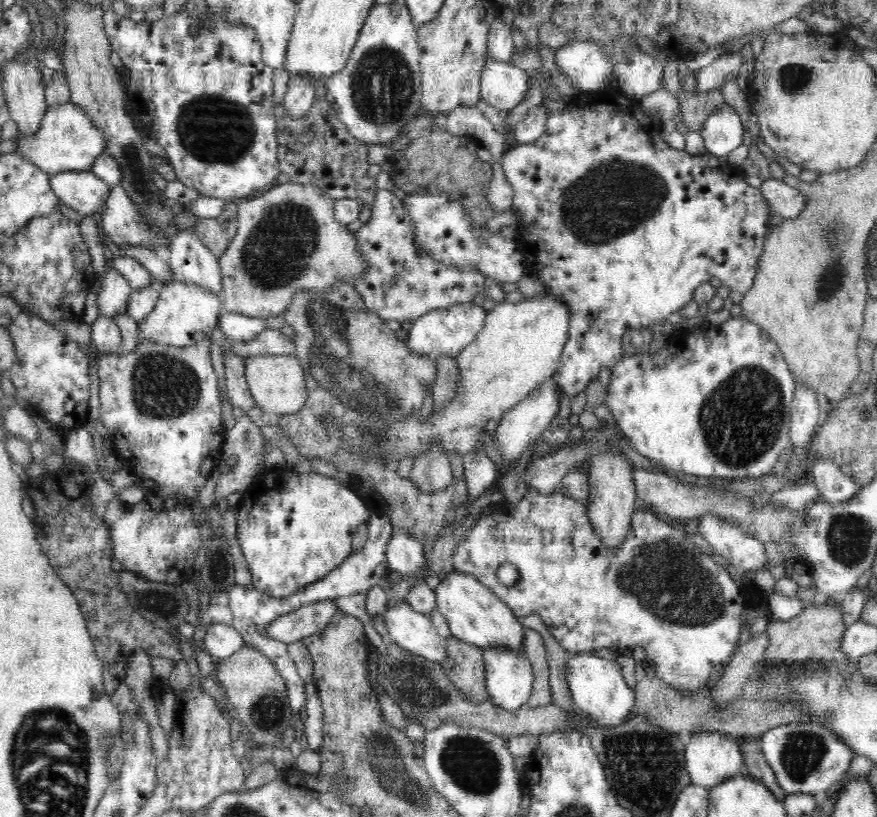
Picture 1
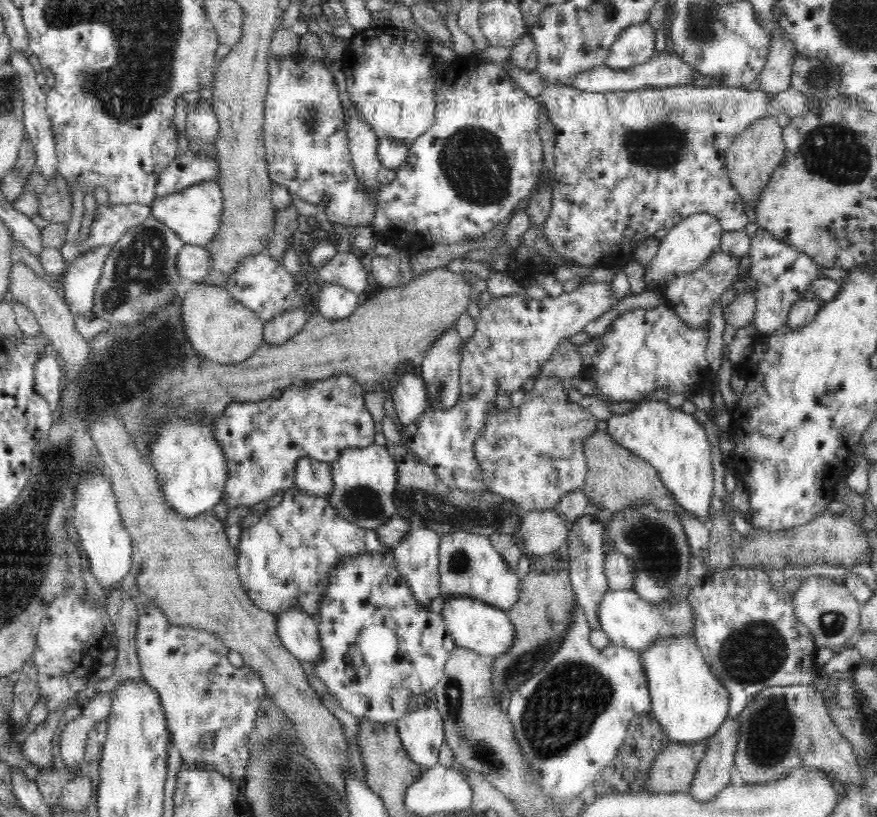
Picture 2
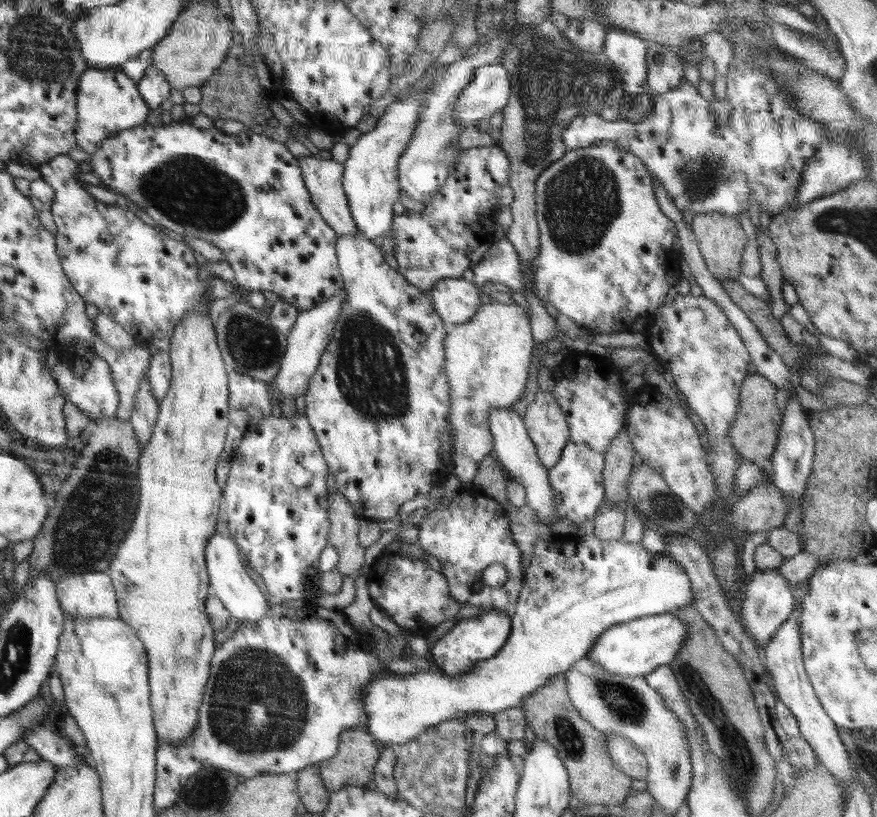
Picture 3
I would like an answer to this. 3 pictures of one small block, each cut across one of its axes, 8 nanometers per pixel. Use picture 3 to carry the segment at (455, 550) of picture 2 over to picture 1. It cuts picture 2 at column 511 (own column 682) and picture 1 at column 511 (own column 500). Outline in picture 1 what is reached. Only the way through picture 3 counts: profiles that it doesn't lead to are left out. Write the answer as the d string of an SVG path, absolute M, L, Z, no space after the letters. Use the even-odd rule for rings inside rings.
M482 647L488 698L505 710L514 711L528 704L533 693L533 668L525 651L508 647Z

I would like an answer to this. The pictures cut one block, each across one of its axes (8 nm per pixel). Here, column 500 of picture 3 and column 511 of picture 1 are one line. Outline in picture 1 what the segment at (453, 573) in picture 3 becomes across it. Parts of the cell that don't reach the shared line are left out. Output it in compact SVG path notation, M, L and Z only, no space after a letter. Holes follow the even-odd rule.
M529 489L524 494L524 498L520 499L520 502L516 502L516 504L503 502L496 506L496 510L497 512L494 515L476 522L472 526L470 534L464 538L464 542L454 550L452 562L450 562L453 570L476 577L480 583L485 584L500 600L504 601L517 617L525 617L532 613L540 615L550 634L559 642L562 648L569 652L570 656L575 653L592 653L592 650L600 650L601 648L608 648L608 650L613 650L617 654L629 655L636 648L644 648L647 659L654 662L654 669L660 680L674 687L676 691L685 689L690 693L702 690L708 684L708 680L720 668L726 669L726 666L730 664L730 660L735 654L734 650L738 648L740 629L742 628L742 622L740 622L742 613L740 587L725 567L718 565L710 555L706 555L698 548L682 523L663 519L643 508L638 508L630 520L628 534L626 534L624 542L618 548L607 548L601 542L599 535L595 533L590 519L588 519L588 510L585 503L578 502L576 499L562 494L559 490L550 494L542 494ZM504 562L512 562L519 572L518 580L514 586L504 586L496 576L500 564L504 564Z

